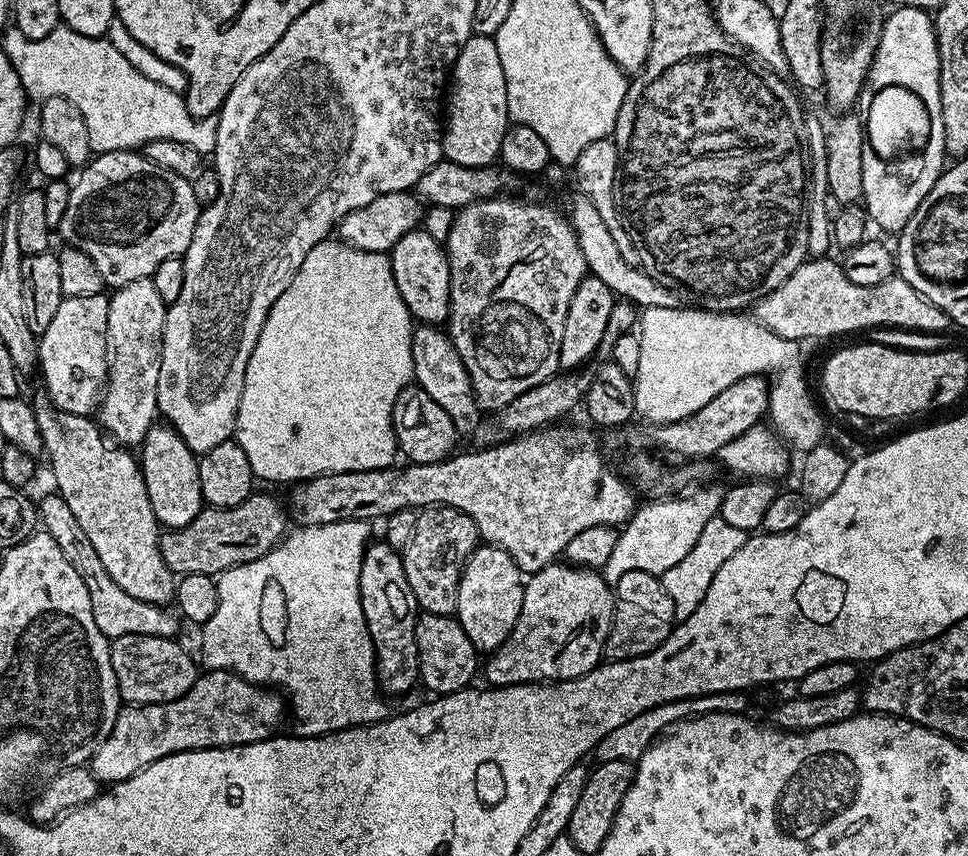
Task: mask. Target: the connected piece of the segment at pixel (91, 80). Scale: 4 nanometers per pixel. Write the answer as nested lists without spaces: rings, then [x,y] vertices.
[[[15,26],[9,27],[4,36],[2,50],[6,58],[10,58],[10,66],[18,74],[18,78],[24,87],[25,97],[29,101],[43,102],[61,96],[74,106],[82,114],[86,122],[86,130],[90,130],[90,146],[93,153],[123,152],[136,150],[156,139],[173,139],[174,142],[184,142],[192,146],[201,154],[212,154],[216,151],[216,116],[207,116],[196,120],[190,114],[188,101],[183,95],[174,90],[166,90],[166,86],[158,86],[158,82],[150,82],[146,74],[138,74],[118,50],[106,38],[99,36],[87,36],[78,34],[73,28],[61,26],[50,30],[46,38],[31,40],[22,35]]]

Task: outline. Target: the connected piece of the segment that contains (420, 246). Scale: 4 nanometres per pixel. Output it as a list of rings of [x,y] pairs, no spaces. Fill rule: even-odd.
[[[417,230],[398,238],[390,255],[394,282],[398,282],[398,294],[402,294],[402,302],[406,302],[408,311],[419,323],[443,325],[450,310],[450,266],[445,245],[430,238],[430,234]]]

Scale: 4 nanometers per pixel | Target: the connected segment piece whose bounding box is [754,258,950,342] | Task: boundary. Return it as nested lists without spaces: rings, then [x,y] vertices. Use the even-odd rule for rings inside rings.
[[[832,258],[809,259],[778,290],[766,294],[754,306],[755,319],[782,339],[797,342],[815,336],[840,336],[863,328],[909,328],[912,332],[940,332],[949,327],[947,314],[934,306],[914,286],[893,278],[878,286],[858,286],[846,278],[843,267]]]

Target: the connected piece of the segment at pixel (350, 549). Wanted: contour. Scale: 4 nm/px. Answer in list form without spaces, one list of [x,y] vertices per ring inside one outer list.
[[[339,520],[333,524],[318,524],[315,526],[300,526],[289,531],[276,547],[271,548],[262,558],[254,558],[254,562],[246,562],[242,566],[234,566],[230,570],[220,573],[216,585],[218,586],[218,610],[214,610],[214,618],[202,625],[204,632],[200,636],[200,656],[204,659],[203,667],[218,672],[236,672],[244,680],[261,686],[271,686],[276,690],[283,690],[296,705],[291,705],[290,712],[300,719],[301,736],[329,736],[331,732],[341,732],[347,728],[362,728],[386,720],[390,715],[389,701],[382,695],[376,683],[376,651],[370,638],[370,630],[366,626],[366,618],[362,614],[362,598],[360,597],[360,571],[362,558],[367,550],[368,537],[367,520]]]

